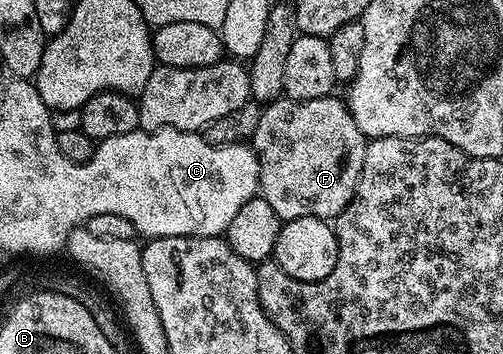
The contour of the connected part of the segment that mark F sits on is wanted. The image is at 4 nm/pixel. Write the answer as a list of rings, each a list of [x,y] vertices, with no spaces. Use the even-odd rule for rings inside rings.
[[[284,96],[275,99],[274,102],[268,102],[263,106],[261,121],[257,124],[257,132],[253,139],[253,149],[259,161],[259,194],[267,201],[269,208],[273,208],[273,212],[277,212],[280,223],[297,220],[298,218],[334,220],[347,207],[349,200],[355,194],[369,139],[363,135],[361,128],[357,128],[357,120],[353,120],[351,110],[347,107],[346,101],[342,97],[335,97],[328,96],[326,98],[318,98],[317,100],[293,100],[292,98]]]

